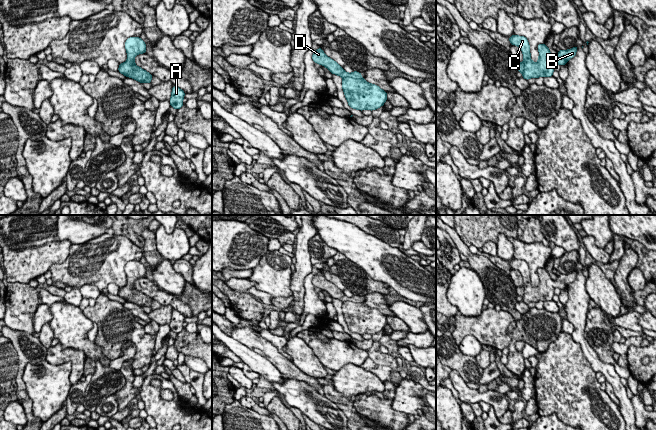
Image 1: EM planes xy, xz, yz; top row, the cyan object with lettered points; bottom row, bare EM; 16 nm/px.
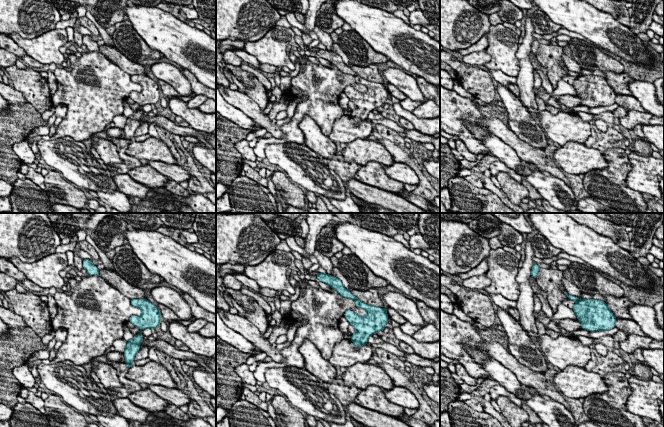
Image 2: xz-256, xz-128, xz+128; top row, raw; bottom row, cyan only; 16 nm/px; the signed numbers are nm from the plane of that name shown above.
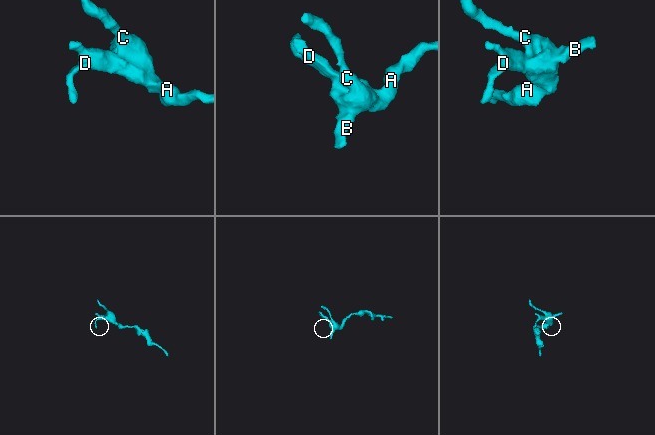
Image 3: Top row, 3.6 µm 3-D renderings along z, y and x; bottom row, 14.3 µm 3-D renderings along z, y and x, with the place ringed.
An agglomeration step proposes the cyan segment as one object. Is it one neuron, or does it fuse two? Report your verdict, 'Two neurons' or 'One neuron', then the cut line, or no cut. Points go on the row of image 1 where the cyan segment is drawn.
Two neurons. Split along xz (343, 77), (362, 78)

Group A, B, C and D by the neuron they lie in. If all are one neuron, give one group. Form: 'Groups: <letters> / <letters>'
Groups: A B C / D

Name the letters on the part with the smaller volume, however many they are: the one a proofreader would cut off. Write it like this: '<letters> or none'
D

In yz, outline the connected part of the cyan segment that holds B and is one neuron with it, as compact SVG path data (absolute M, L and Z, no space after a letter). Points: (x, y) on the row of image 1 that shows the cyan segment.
M512 35L508 39L512 45L518 46L523 53L524 71L522 76L526 80L553 76L554 66L556 64L561 66L567 64L568 60L576 55L578 49L576 45L572 49L560 50L556 56L553 56L546 44L539 44L537 45L539 51L538 62L534 63L531 60L530 45L526 37Z

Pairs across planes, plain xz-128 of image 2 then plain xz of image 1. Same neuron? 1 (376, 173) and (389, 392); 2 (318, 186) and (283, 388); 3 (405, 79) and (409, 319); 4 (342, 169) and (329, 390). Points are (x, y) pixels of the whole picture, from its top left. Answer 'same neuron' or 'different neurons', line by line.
1: same neuron
2: same neuron
3: same neuron
4: same neuron

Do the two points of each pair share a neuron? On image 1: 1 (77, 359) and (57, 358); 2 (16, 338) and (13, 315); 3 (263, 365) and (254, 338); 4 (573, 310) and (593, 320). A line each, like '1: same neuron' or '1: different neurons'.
1: same neuron
2: different neurons
3: different neurons
4: different neurons

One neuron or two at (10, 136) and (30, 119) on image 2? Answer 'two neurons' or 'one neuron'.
one neuron

